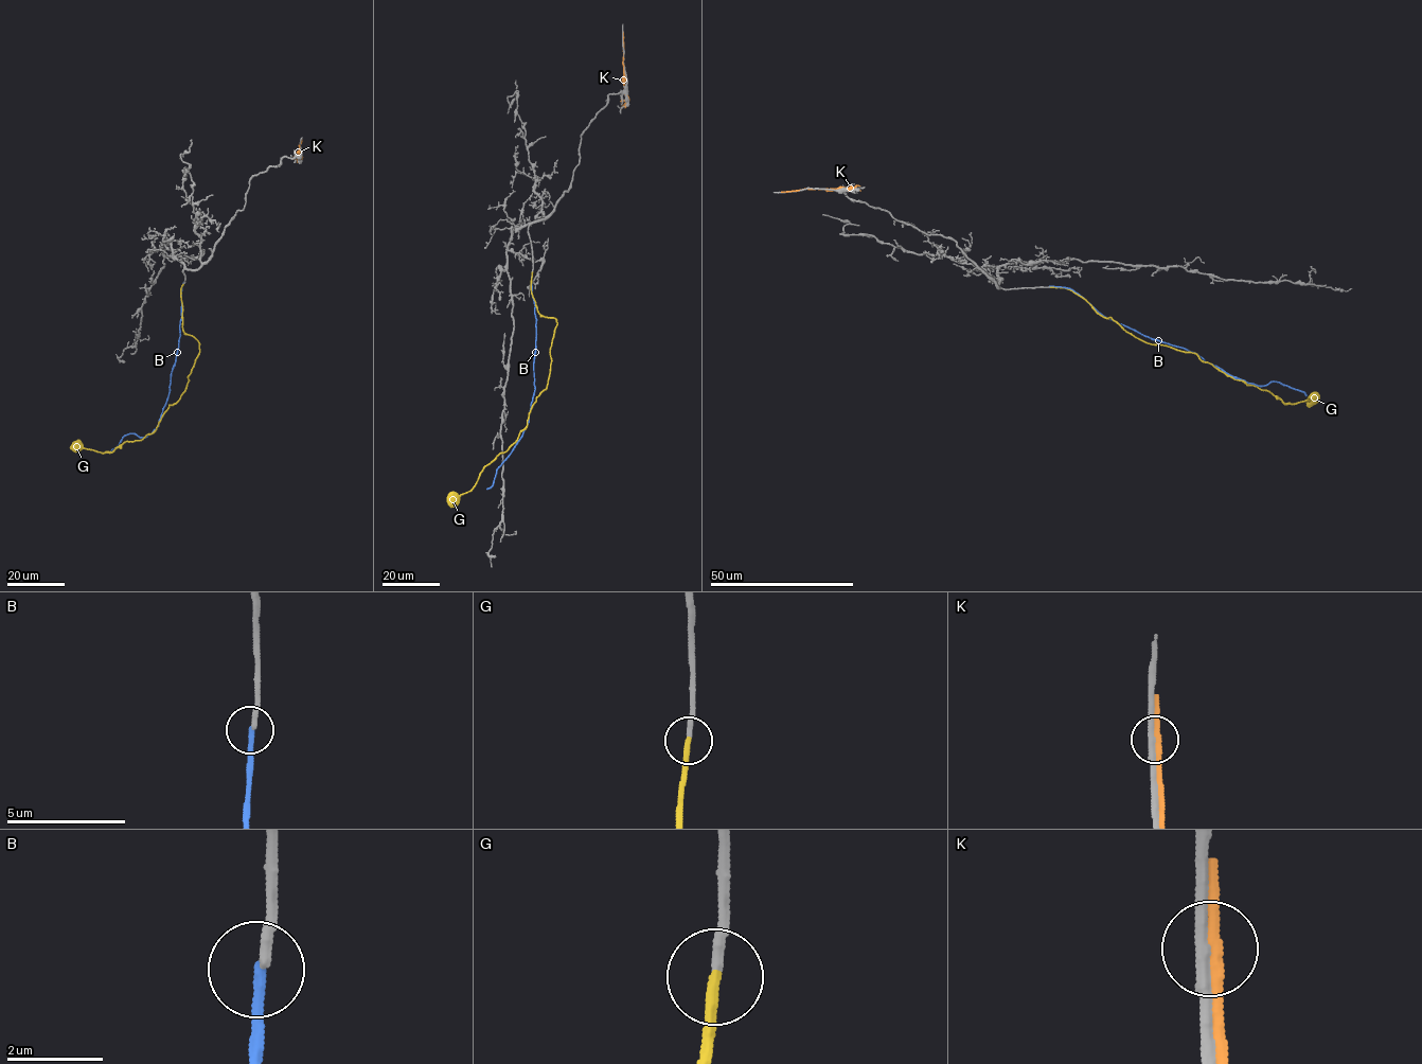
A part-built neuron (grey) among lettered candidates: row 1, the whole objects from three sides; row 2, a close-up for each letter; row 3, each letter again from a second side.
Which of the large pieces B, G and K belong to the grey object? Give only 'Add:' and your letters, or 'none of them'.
Add: G

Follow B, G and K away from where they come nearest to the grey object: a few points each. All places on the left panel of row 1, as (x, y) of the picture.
B: (183, 282), (178, 351), (158, 426), (144, 438), (131, 433), (124, 436), (110, 451)
G: (183, 283), (182, 329), (198, 341), (198, 354), (180, 397), (141, 440), (103, 453), (73, 444)
K: (301, 140), (300, 158), (294, 156)

